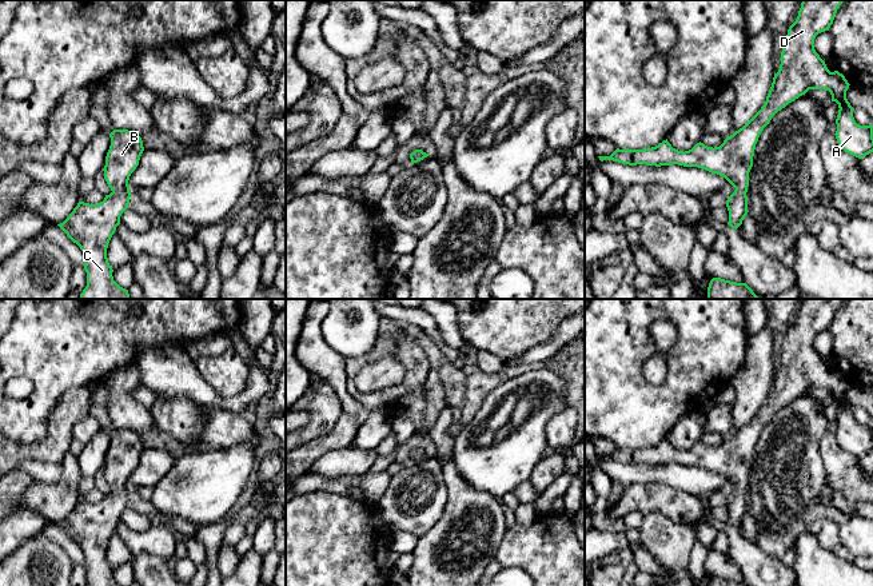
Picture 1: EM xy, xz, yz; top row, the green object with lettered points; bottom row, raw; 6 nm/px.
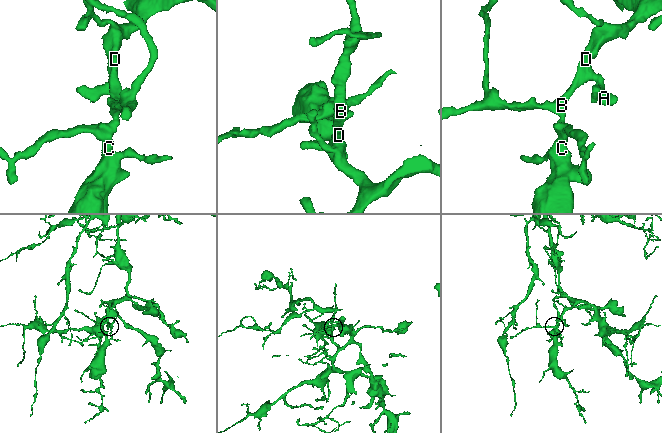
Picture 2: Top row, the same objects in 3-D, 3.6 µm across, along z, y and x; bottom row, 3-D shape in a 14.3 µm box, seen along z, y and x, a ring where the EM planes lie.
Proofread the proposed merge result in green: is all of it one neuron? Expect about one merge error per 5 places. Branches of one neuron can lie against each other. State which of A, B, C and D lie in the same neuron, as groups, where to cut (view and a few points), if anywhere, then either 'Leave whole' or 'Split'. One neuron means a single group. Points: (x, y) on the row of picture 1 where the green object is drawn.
Groups: A B C D. No split. Leave whole

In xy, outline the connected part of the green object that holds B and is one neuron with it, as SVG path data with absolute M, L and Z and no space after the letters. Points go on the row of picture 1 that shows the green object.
M113 129L109 137L103 171L112 192L97 204L79 202L69 216L57 224L84 254L87 286L80 299L131 299L128 290L113 280L107 248L121 214L128 208L128 180L139 166L144 147L141 137L128 129Z

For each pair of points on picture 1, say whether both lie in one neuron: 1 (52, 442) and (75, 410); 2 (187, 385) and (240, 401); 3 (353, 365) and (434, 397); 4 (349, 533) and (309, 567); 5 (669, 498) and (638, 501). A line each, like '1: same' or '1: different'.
1: same
2: same
3: different
4: same
5: same

